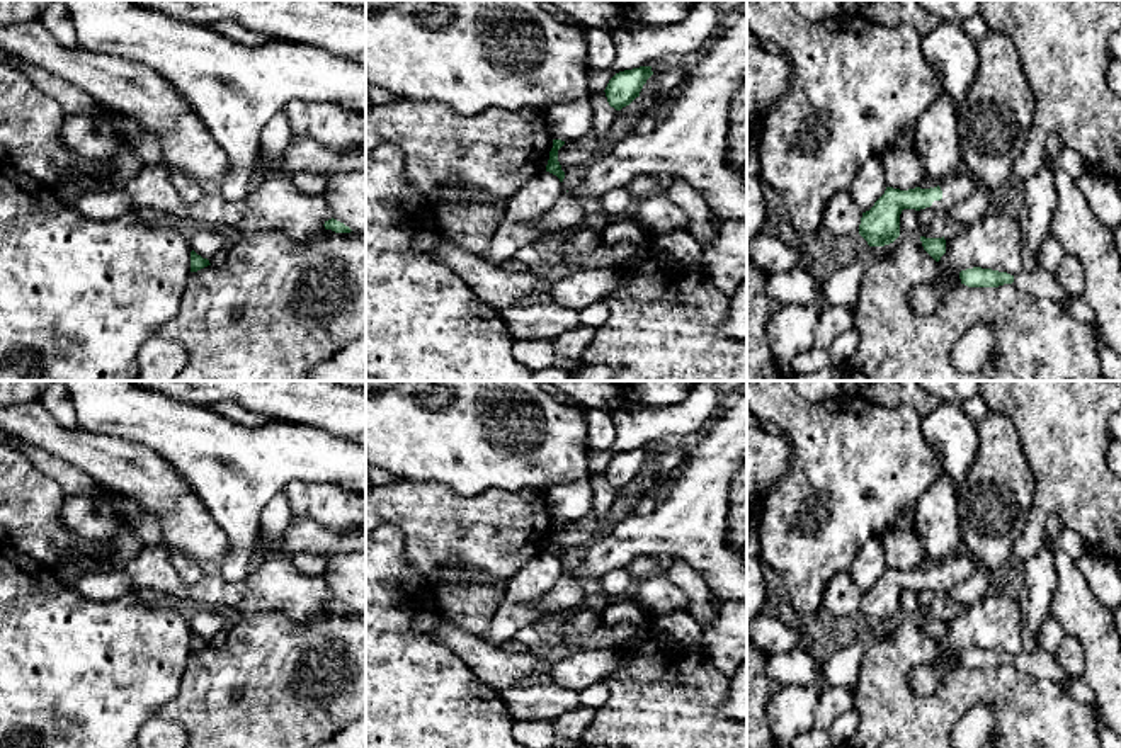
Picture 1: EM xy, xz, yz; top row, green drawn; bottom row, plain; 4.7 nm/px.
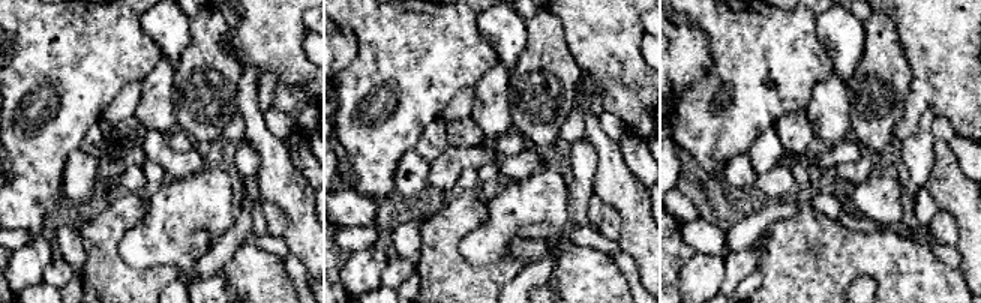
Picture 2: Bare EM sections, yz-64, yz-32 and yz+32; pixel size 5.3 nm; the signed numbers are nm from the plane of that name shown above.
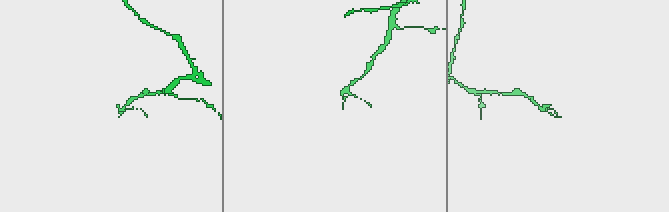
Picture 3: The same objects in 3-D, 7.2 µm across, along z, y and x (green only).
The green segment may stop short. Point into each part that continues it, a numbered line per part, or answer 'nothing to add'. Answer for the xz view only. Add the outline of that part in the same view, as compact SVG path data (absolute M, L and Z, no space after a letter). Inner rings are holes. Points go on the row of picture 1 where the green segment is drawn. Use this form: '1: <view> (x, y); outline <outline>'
nothing to add

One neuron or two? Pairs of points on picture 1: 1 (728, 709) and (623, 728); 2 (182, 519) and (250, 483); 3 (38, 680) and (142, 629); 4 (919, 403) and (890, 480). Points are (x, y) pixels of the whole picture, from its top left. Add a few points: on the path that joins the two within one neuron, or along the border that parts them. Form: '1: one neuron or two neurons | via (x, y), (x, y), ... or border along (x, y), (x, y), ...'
1: two neurons | border along (728, 691), (722, 706), (722, 713), (728, 719)
2: two neurons | border along (181, 476), (228, 541)
3: one neuron | via (63, 670), (85, 670), (106, 650), (116, 650)
4: two neurons | border along (902, 402), (922, 415)

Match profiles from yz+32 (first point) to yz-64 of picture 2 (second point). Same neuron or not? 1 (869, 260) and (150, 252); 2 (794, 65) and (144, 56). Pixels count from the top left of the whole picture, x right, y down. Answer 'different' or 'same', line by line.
1: different
2: same

